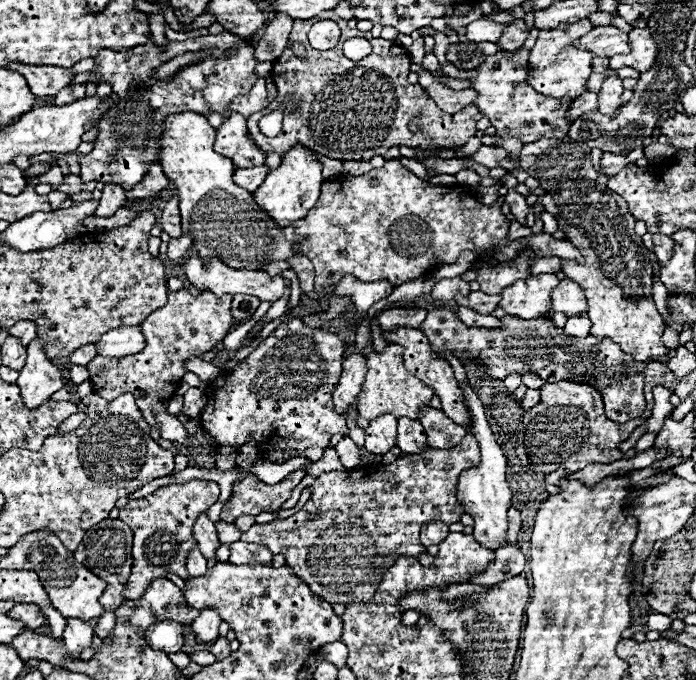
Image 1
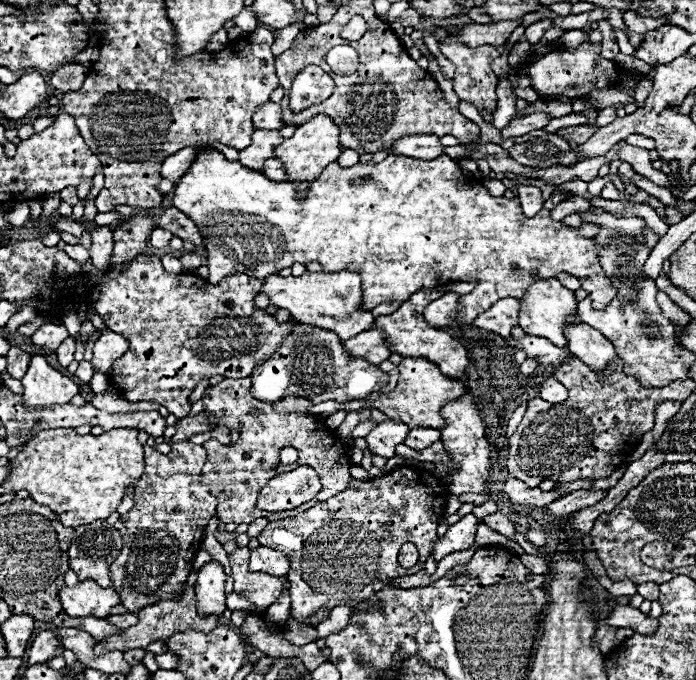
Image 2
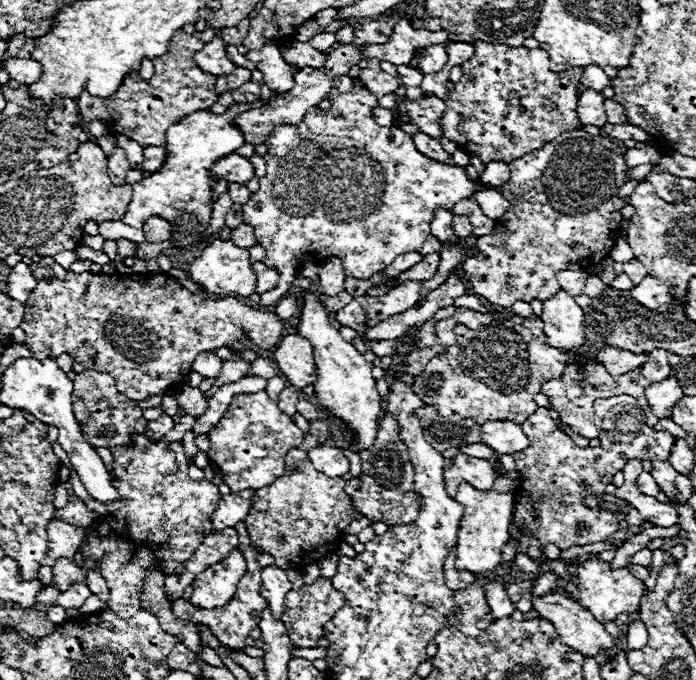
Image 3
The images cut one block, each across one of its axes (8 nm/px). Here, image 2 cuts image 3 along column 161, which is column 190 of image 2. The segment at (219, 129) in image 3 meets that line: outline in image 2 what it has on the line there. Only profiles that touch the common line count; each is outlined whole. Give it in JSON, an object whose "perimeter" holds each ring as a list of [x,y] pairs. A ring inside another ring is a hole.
{"perimeter":[[[206,150],[202,154],[198,154],[196,162],[192,164],[192,168],[180,178],[180,182],[176,184],[174,190],[174,208],[180,208],[180,212],[188,214],[194,222],[200,222],[198,228],[204,234],[204,248],[206,248],[206,258],[208,258],[208,282],[210,284],[218,284],[224,276],[228,276],[230,272],[248,272],[252,276],[264,278],[270,274],[278,274],[282,268],[292,268],[296,262],[300,264],[308,264],[308,262],[320,262],[324,266],[324,272],[336,272],[336,270],[358,270],[358,274],[362,276],[364,288],[362,288],[362,304],[364,308],[372,310],[374,306],[382,304],[382,302],[404,302],[408,300],[408,296],[412,296],[412,292],[420,290],[420,288],[434,288],[434,286],[444,286],[448,282],[462,282],[462,280],[476,280],[478,286],[466,294],[464,298],[458,300],[458,312],[456,312],[456,322],[462,324],[472,324],[472,320],[476,320],[476,316],[480,312],[484,312],[486,308],[490,308],[496,300],[502,298],[518,298],[522,300],[526,294],[526,288],[530,288],[534,282],[538,280],[548,280],[548,278],[556,278],[556,274],[560,272],[568,272],[572,276],[576,276],[582,282],[582,288],[588,292],[592,306],[594,308],[606,308],[608,302],[612,302],[612,298],[616,296],[616,286],[612,280],[608,280],[608,276],[602,272],[600,268],[600,252],[598,252],[598,244],[594,238],[584,238],[580,236],[578,228],[570,228],[566,226],[562,220],[552,220],[550,218],[550,210],[542,210],[538,212],[534,218],[526,218],[522,214],[520,202],[516,198],[508,200],[504,196],[490,196],[488,190],[480,184],[476,184],[474,180],[468,180],[460,166],[458,160],[452,160],[446,154],[440,154],[436,160],[418,160],[418,158],[406,158],[406,156],[388,156],[378,164],[356,164],[352,168],[340,168],[336,162],[328,164],[326,170],[310,182],[306,194],[302,200],[296,198],[298,194],[298,184],[296,182],[274,182],[268,180],[264,174],[254,172],[250,168],[244,168],[240,162],[230,162],[224,158],[224,154],[220,154],[218,150]]]}

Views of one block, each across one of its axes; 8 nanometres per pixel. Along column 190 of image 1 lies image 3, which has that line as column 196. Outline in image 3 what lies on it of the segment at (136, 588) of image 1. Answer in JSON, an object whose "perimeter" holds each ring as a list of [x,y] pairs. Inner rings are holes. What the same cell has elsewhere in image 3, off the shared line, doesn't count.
{"perimeter":[[[134,434],[132,440],[136,442],[134,450],[128,450],[126,444],[118,448],[110,448],[114,454],[114,474],[118,480],[112,480],[112,486],[120,492],[122,502],[116,504],[106,504],[108,506],[108,516],[98,518],[96,514],[88,512],[84,502],[78,500],[76,496],[70,496],[68,504],[60,510],[56,510],[56,516],[60,520],[68,520],[70,524],[78,526],[90,526],[90,544],[84,548],[88,562],[84,568],[78,568],[74,560],[56,560],[56,566],[52,568],[54,572],[54,586],[66,590],[72,582],[76,580],[86,580],[86,570],[94,566],[96,558],[106,558],[100,572],[110,590],[108,602],[109,609],[120,618],[130,618],[138,612],[140,608],[140,592],[144,584],[144,570],[146,568],[166,568],[172,574],[180,574],[184,568],[184,562],[192,558],[196,548],[202,544],[206,534],[212,530],[210,526],[210,514],[216,510],[220,502],[220,492],[218,486],[212,484],[210,480],[192,480],[188,476],[188,460],[184,456],[182,444],[180,442],[150,442],[142,434]]]}

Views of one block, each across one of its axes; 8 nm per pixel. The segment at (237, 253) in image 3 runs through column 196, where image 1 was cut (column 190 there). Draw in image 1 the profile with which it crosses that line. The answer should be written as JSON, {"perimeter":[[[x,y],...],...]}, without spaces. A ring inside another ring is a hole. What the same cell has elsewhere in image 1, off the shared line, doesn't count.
{"perimeter":[[[194,254],[192,258],[186,258],[180,264],[180,268],[182,268],[182,272],[186,274],[186,278],[190,280],[192,286],[196,286],[200,292],[210,290],[216,296],[222,296],[222,294],[248,294],[248,296],[260,298],[262,302],[266,302],[266,300],[276,302],[284,294],[284,288],[286,288],[282,276],[268,276],[268,272],[262,272],[262,270],[230,268],[222,260],[216,260],[216,258],[210,258],[208,264],[204,264],[204,260],[198,254]]]}

